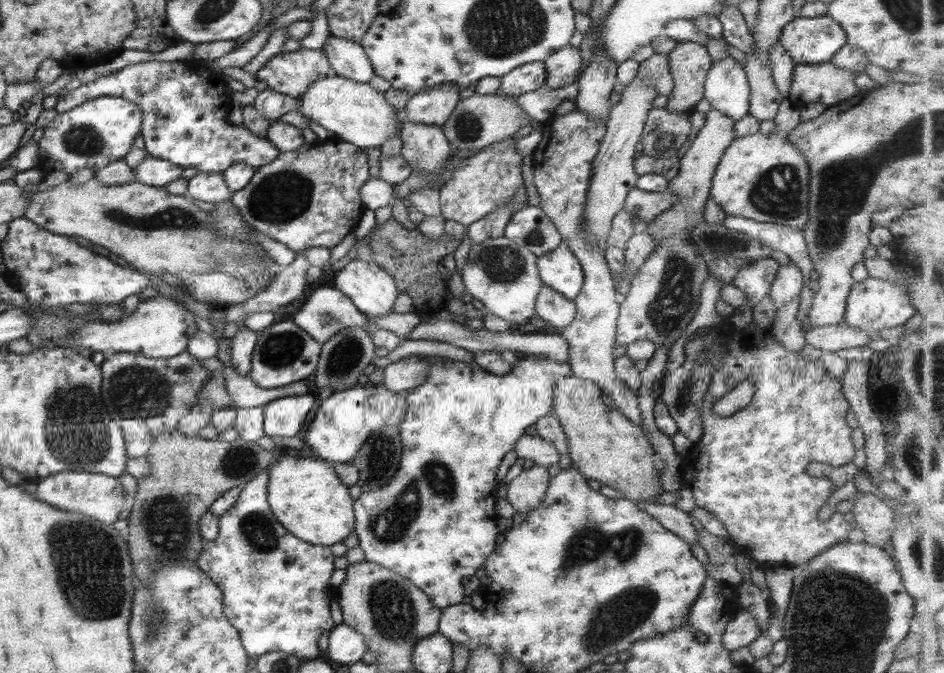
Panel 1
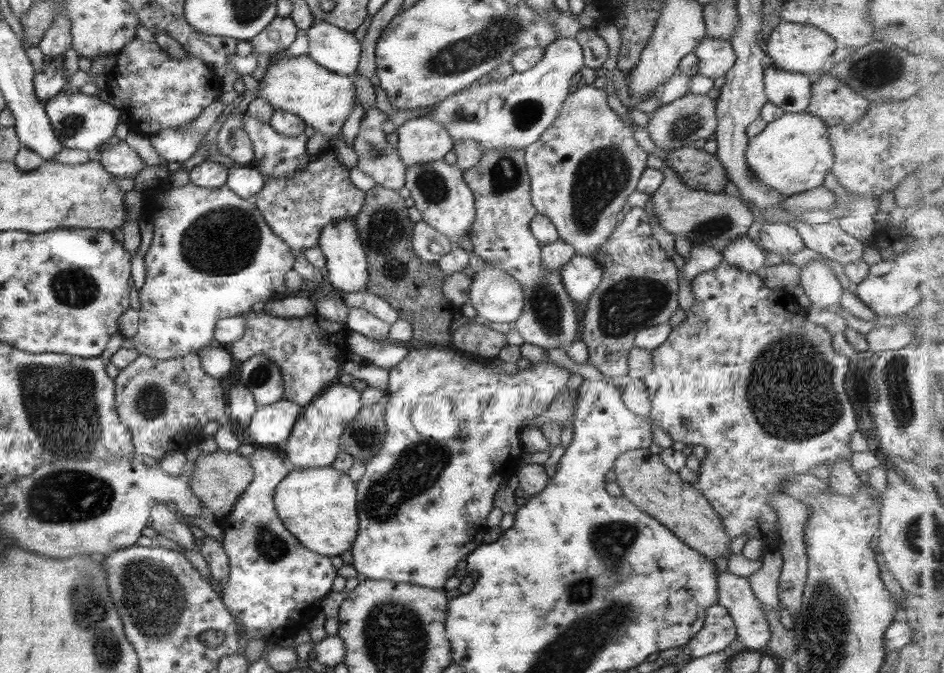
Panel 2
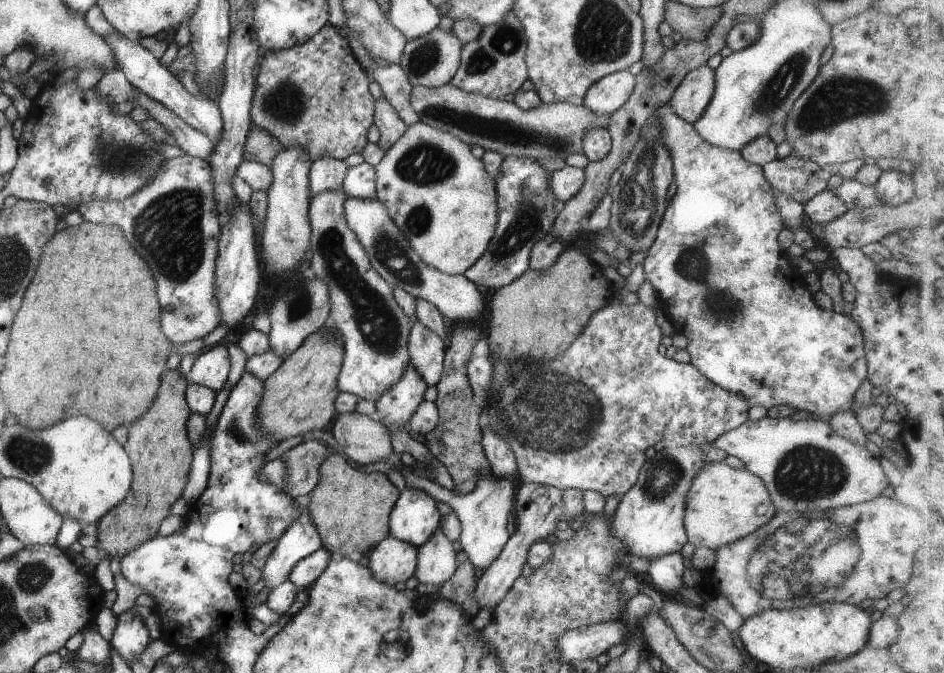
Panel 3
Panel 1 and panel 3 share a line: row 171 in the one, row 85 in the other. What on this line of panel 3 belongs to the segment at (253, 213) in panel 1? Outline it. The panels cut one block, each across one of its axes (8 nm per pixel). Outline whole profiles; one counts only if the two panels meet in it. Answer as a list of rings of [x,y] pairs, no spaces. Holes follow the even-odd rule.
[[[328,22],[307,42],[265,53],[256,66],[254,79],[249,124],[269,132],[283,147],[301,146],[312,163],[323,157],[343,160],[349,154],[359,154],[365,146],[367,128],[374,120],[375,102],[367,89],[370,80],[351,52],[347,39],[337,34],[336,28]]]

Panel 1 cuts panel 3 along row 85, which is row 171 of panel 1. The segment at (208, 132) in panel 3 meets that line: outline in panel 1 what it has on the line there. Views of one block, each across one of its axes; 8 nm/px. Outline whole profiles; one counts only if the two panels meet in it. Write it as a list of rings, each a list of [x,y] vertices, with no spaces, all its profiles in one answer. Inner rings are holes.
[[[146,155],[131,169],[135,181],[154,187],[164,187],[172,180],[181,178],[183,168],[166,160]]]

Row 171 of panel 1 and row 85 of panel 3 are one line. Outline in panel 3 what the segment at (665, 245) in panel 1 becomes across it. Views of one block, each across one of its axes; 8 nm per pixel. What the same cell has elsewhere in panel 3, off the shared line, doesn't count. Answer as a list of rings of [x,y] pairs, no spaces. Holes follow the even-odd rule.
[[[706,64],[697,66],[680,80],[671,94],[669,106],[679,118],[693,124],[707,108],[713,90],[715,90],[713,70]]]

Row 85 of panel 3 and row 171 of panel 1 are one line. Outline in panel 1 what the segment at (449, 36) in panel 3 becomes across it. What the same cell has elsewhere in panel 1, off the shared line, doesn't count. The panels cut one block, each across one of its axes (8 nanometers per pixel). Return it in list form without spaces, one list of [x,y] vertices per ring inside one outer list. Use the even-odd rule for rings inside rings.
[[[401,121],[399,130],[403,160],[411,166],[411,172],[421,172],[423,176],[437,178],[445,168],[451,146],[447,142],[441,126],[413,124]]]

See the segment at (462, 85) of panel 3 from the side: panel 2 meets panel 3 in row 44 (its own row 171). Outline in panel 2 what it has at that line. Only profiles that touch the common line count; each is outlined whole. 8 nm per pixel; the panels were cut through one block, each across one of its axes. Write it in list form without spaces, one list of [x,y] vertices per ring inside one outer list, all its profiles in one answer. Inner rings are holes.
[[[489,149],[475,166],[462,172],[462,179],[473,196],[475,218],[469,226],[473,253],[484,263],[509,274],[523,291],[523,310],[511,323],[525,344],[543,350],[567,348],[579,338],[575,307],[561,283],[560,271],[547,271],[541,265],[540,245],[531,236],[529,222],[536,216],[530,200],[530,182],[524,163],[524,150]]]

